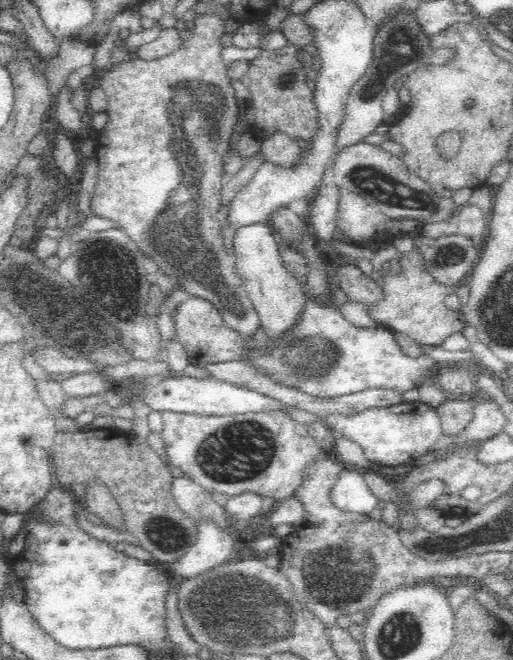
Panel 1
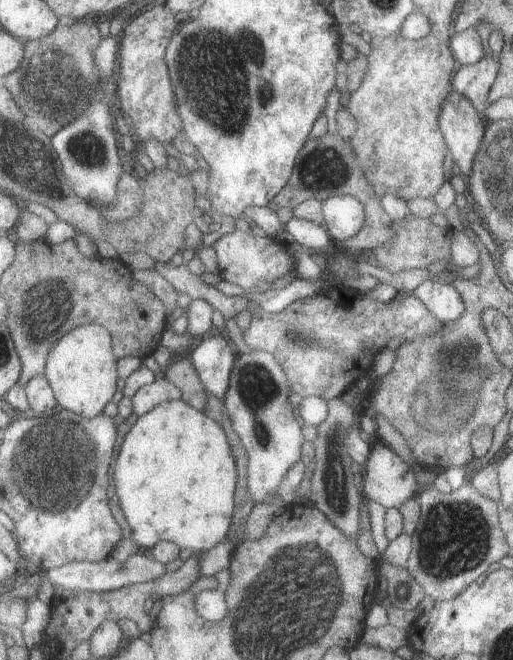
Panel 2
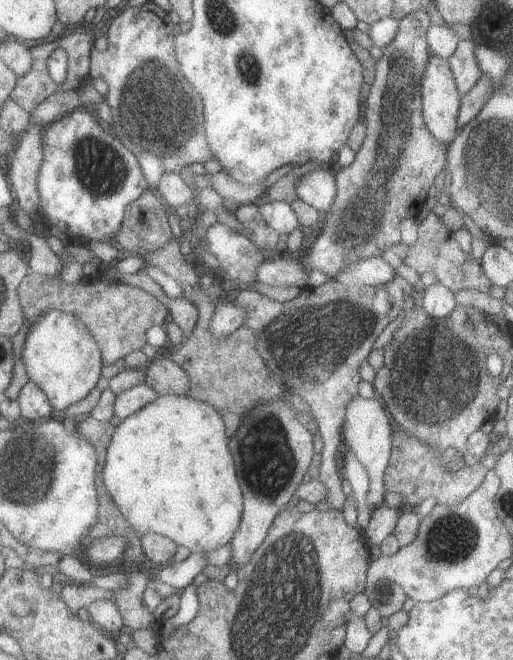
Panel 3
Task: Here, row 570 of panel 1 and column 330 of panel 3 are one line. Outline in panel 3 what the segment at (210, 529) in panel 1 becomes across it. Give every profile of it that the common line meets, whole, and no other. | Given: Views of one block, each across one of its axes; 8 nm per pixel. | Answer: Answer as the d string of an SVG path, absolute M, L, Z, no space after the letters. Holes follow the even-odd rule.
M319 166L311 174L305 174L297 182L297 194L299 200L305 200L307 204L321 210L321 214L327 214L333 208L333 202L337 198L339 184L337 176L331 174L331 166Z

